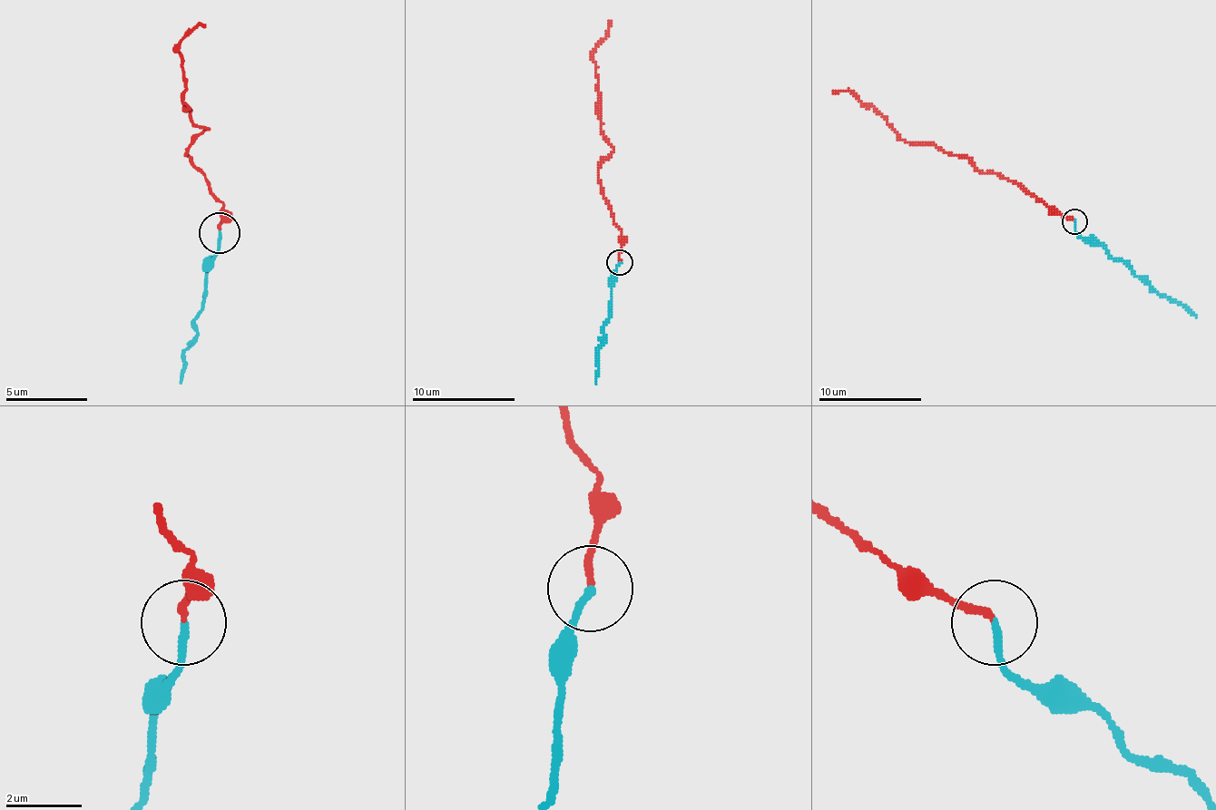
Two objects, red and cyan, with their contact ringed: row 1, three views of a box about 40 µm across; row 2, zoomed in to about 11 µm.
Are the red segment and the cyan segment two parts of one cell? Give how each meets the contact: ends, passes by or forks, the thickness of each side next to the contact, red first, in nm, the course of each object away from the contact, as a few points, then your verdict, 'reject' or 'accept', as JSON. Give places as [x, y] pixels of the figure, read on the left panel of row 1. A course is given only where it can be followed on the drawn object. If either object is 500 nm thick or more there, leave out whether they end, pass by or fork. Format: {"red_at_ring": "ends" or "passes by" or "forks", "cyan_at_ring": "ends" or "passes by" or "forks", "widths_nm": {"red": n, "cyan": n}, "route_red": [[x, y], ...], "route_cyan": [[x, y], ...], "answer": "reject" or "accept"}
{"red_at_ring": "ends", "cyan_at_ring": "ends", "widths_nm": {"red": 180, "cyan": 200}, "route_red": [[219, 233], [222, 205], [185, 156], [210, 127], [190, 119], [177, 49], [198, 24], [206, 28]], "route_cyan": [[219, 233], [219, 246], [210, 258], [206, 303], [185, 348], [181, 385]], "answer": "accept"}

